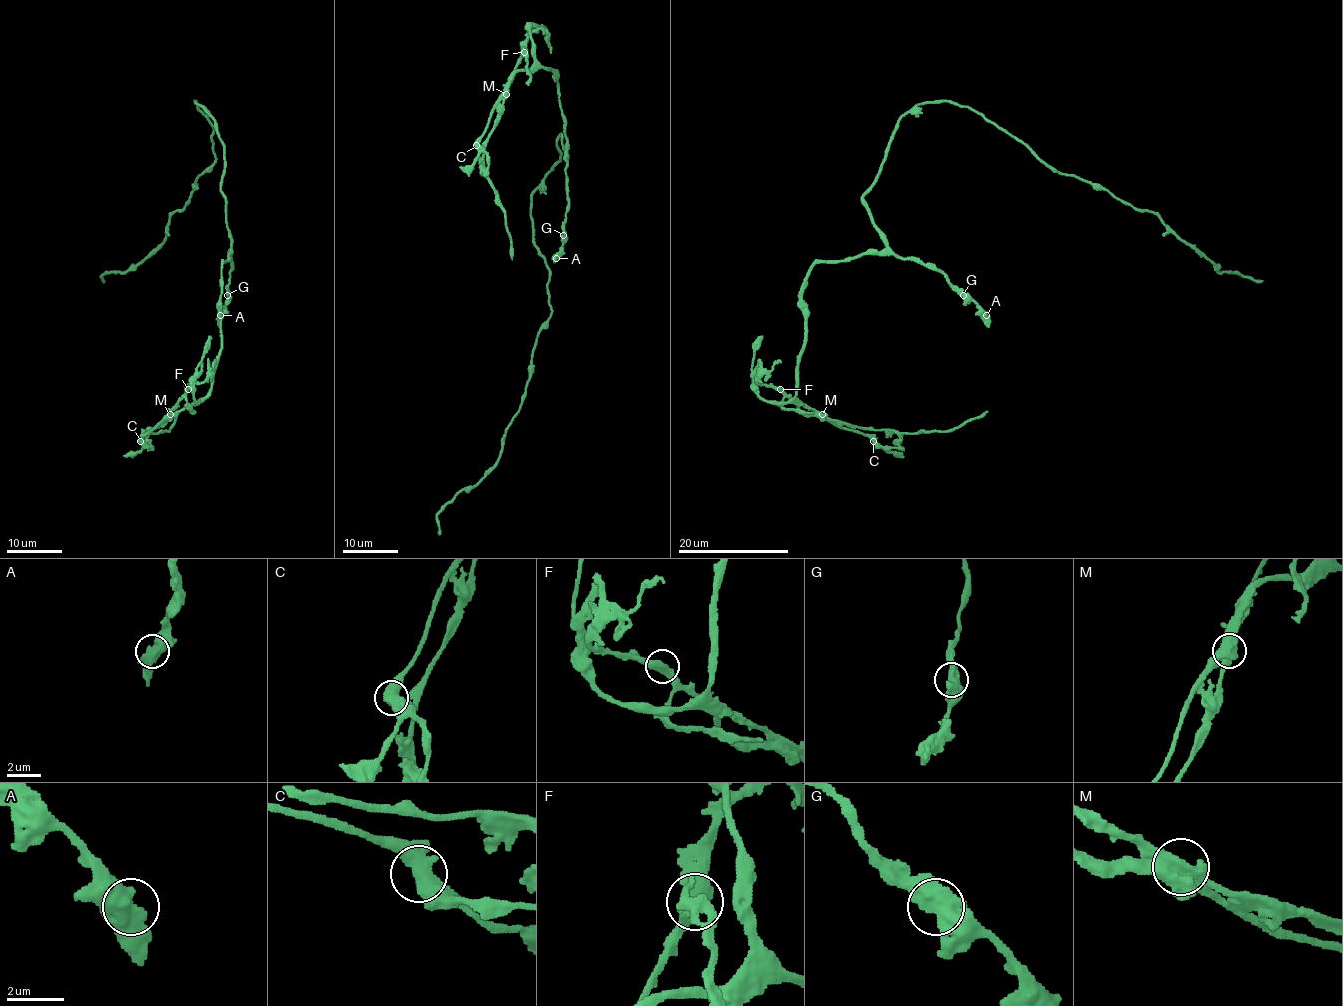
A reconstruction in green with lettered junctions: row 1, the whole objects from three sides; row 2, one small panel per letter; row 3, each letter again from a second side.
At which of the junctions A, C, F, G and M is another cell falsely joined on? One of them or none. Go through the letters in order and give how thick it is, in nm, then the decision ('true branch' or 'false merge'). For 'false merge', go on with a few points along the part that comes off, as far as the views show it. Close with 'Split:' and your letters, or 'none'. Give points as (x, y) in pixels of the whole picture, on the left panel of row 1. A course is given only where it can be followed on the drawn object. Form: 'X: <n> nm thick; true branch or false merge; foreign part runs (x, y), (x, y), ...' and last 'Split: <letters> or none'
A: 700 nm thick; true branch
C: 600 nm thick; true branch
F: 550 nm thick; true branch
G: 600 nm thick; true branch
M: 700 nm thick; false merge; foreign part runs (169, 415), (161, 424), (147, 430), (149, 433), (168, 431), (175, 422), (176, 411)
Split: M

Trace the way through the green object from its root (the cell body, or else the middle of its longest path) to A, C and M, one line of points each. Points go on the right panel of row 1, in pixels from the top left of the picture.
A: (877, 179), (863, 197), (863, 205), (883, 241), (902, 257), (917, 257), (925, 264), (932, 264), (986, 315)
C: (877, 179), (863, 205), (885, 248), (811, 268), (796, 394), (804, 413), (873, 441)
M: (877, 179), (863, 205), (885, 248), (818, 262), (801, 296), (805, 343), (796, 400), (804, 413), (822, 415)

